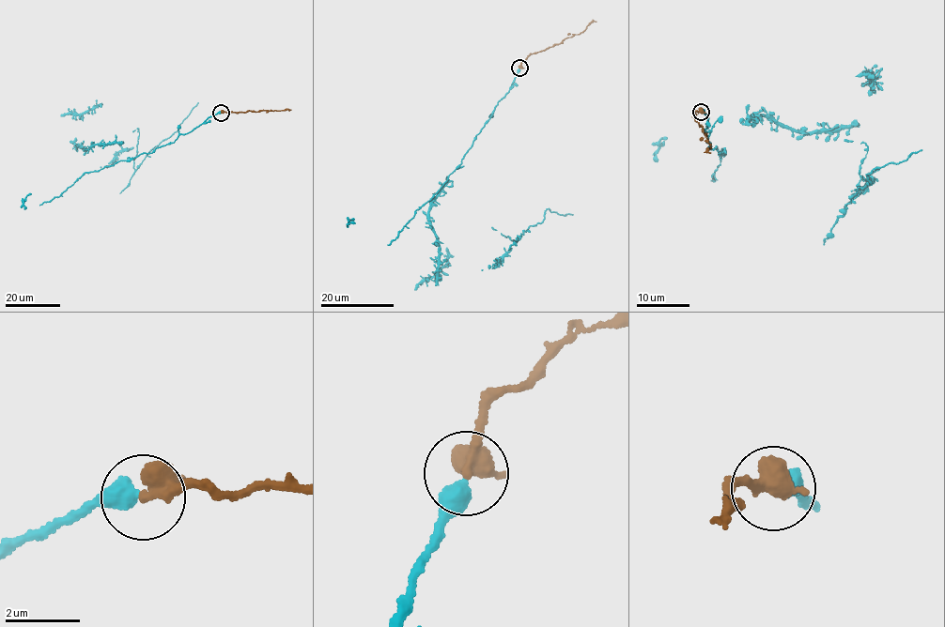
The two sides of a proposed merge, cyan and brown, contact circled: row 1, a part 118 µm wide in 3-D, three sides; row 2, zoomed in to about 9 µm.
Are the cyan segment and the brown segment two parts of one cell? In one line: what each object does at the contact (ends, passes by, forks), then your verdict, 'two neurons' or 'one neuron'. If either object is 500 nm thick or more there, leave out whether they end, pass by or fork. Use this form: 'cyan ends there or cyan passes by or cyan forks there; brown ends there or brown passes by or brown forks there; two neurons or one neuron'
one neuron

